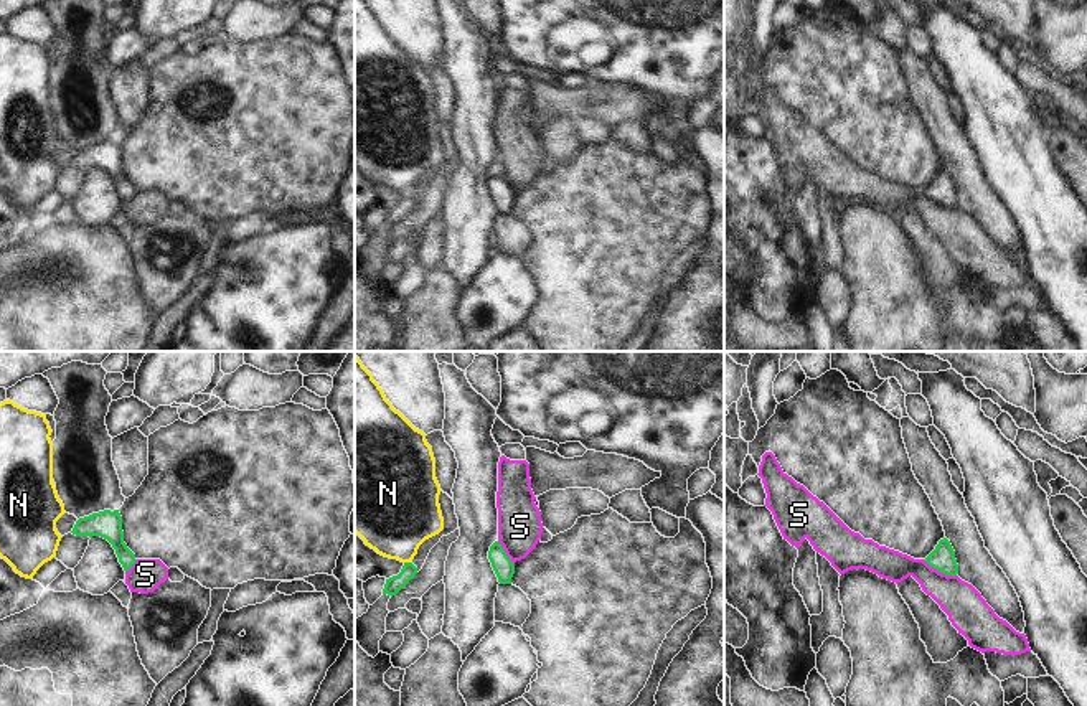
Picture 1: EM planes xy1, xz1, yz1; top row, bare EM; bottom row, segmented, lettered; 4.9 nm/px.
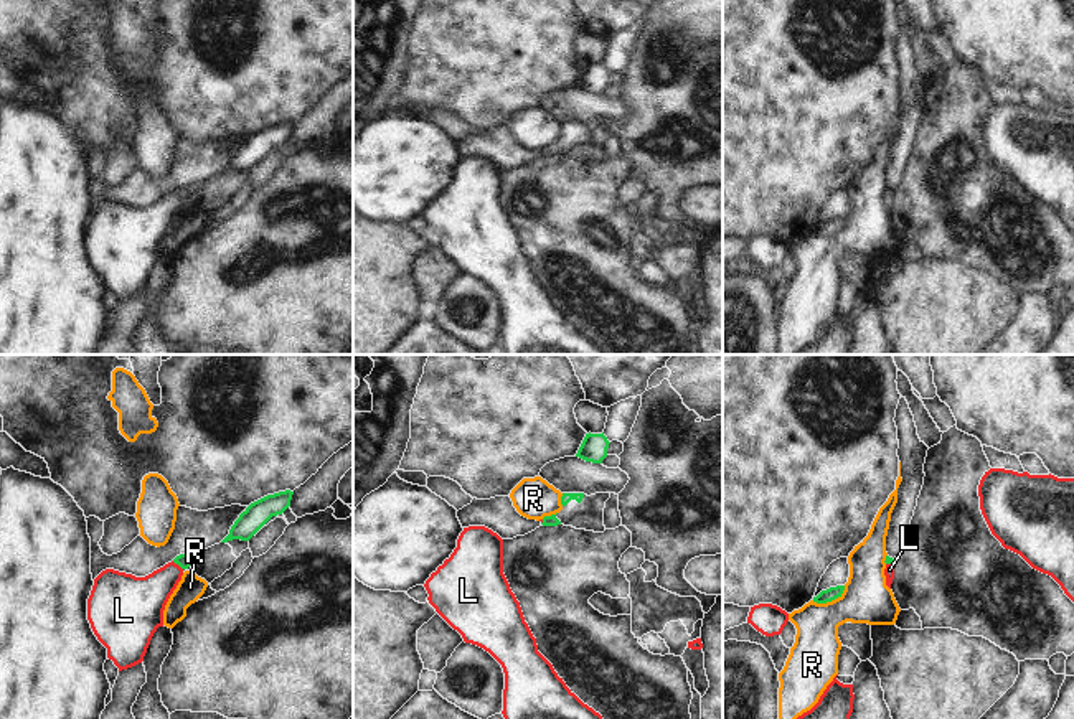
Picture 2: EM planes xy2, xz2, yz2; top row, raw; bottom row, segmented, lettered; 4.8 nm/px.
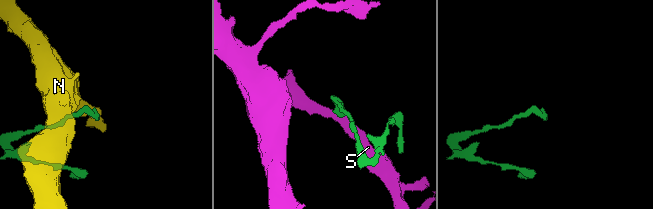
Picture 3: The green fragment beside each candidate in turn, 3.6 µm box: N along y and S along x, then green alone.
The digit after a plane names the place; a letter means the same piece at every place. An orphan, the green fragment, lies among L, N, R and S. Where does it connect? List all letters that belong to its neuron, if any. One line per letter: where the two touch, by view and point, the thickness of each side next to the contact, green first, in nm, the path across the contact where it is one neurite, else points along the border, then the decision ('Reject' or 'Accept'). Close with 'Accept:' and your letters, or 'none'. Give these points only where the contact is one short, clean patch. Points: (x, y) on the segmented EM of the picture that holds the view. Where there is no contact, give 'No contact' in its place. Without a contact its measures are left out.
L: Touches green at xy2 (177, 563). Thickness 70 nm (green) against 220 nm. Path across: xy2 (183, 561), (177, 563), (142, 601). Accept
N: Touches green at xz1 (408, 563). Thickness 80 nm (green) against 400 nm. Boundary: xz1 (404, 561), (409, 563). Reject
R: Touches green at yz2 (830, 601). Thickness 70 nm (green) against 240 nm. Reject
S: Touches green at yz1 (939, 571). Thickness 120 nm (green) against 200 nm. Boundary: yz1 (922, 560), (939, 571), (955, 576). Reject
Accept: L

